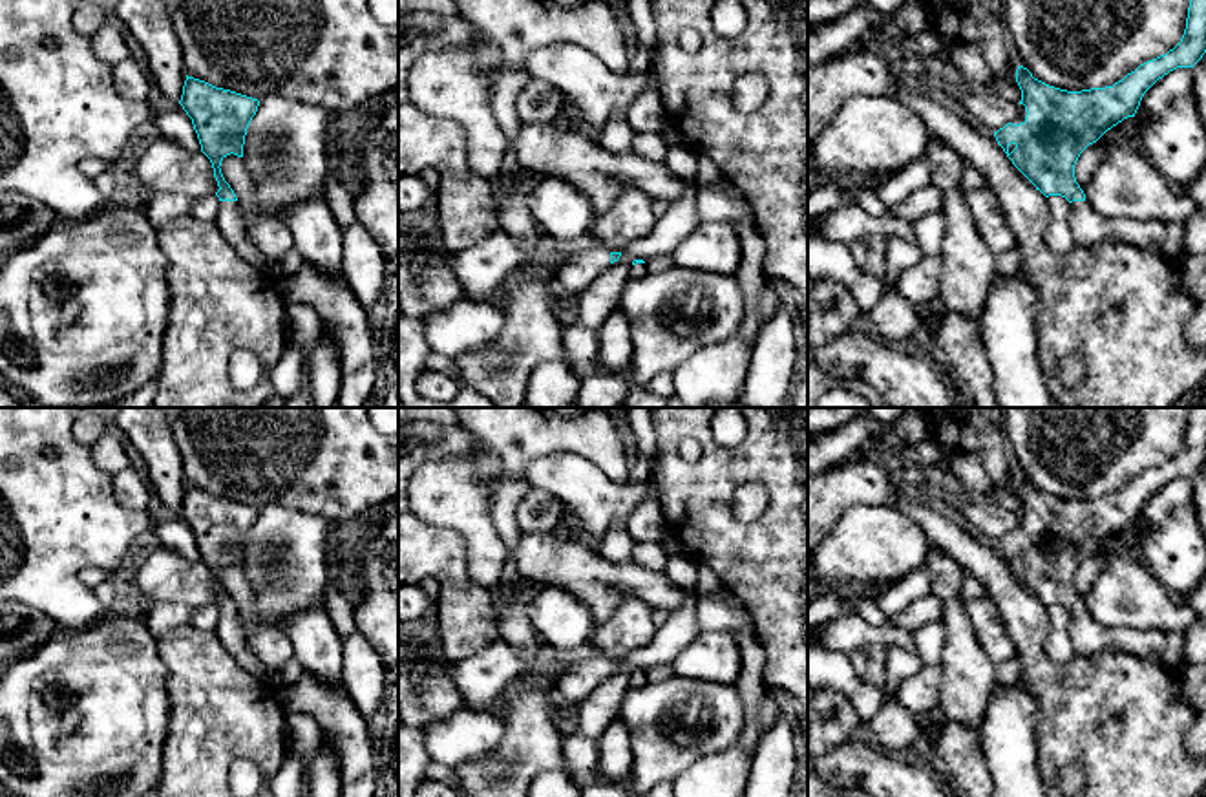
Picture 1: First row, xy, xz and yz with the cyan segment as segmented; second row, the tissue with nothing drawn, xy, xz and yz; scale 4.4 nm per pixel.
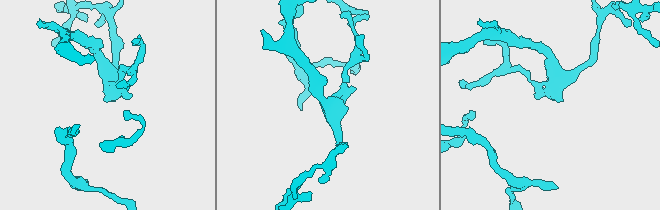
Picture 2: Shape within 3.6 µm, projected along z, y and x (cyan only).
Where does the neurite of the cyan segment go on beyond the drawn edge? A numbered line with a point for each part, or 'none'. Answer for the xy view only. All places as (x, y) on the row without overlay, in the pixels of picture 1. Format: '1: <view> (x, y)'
1: xy (229, 629)

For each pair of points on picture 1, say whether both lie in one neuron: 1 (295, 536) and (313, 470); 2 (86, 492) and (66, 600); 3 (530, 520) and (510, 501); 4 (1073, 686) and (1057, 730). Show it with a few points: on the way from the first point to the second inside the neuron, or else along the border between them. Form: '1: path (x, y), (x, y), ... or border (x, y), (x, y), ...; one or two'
1: border (260, 507), (284, 505), (318, 514), (329, 521); two
2: path (66, 520), (66, 573); one
3: border (532, 487), (516, 509), (519, 532); two
4: path (1073, 697), (1073, 713), (1068, 719); one

